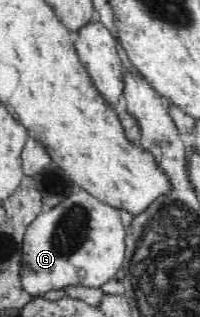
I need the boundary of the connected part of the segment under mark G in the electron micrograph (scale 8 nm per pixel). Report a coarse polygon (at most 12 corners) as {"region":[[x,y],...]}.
{"region":[[76,188],[23,234],[32,296],[102,287],[125,262],[116,208]]}

